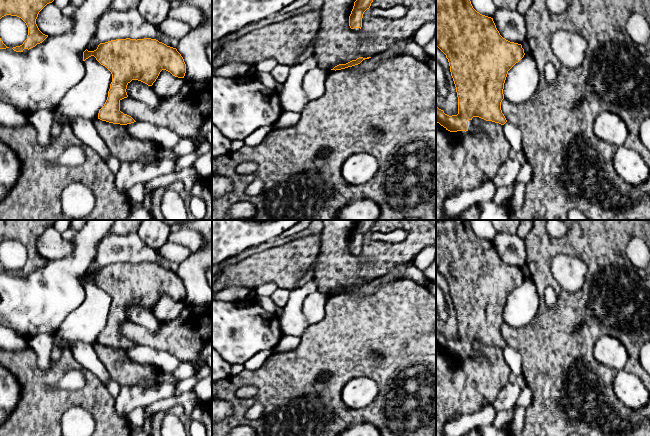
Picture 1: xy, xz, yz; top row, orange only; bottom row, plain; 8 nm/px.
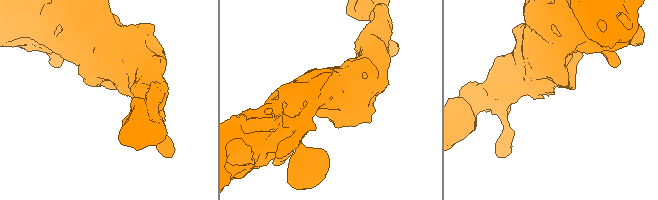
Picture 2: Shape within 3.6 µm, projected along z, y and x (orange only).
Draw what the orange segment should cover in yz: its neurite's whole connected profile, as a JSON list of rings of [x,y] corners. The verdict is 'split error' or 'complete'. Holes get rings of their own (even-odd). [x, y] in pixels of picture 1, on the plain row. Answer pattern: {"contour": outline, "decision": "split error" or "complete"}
{"contour": [[[436,220],[436,271],[448,283],[458,321],[458,338],[449,340],[436,330],[436,347],[452,356],[459,363],[462,363],[466,358],[477,358],[478,353],[471,345],[473,341],[504,349],[507,346],[501,334],[501,326],[504,323],[504,307],[508,295],[525,279],[522,269],[503,262],[497,254],[493,242],[477,236],[468,220]]], "decision": "split error"}

